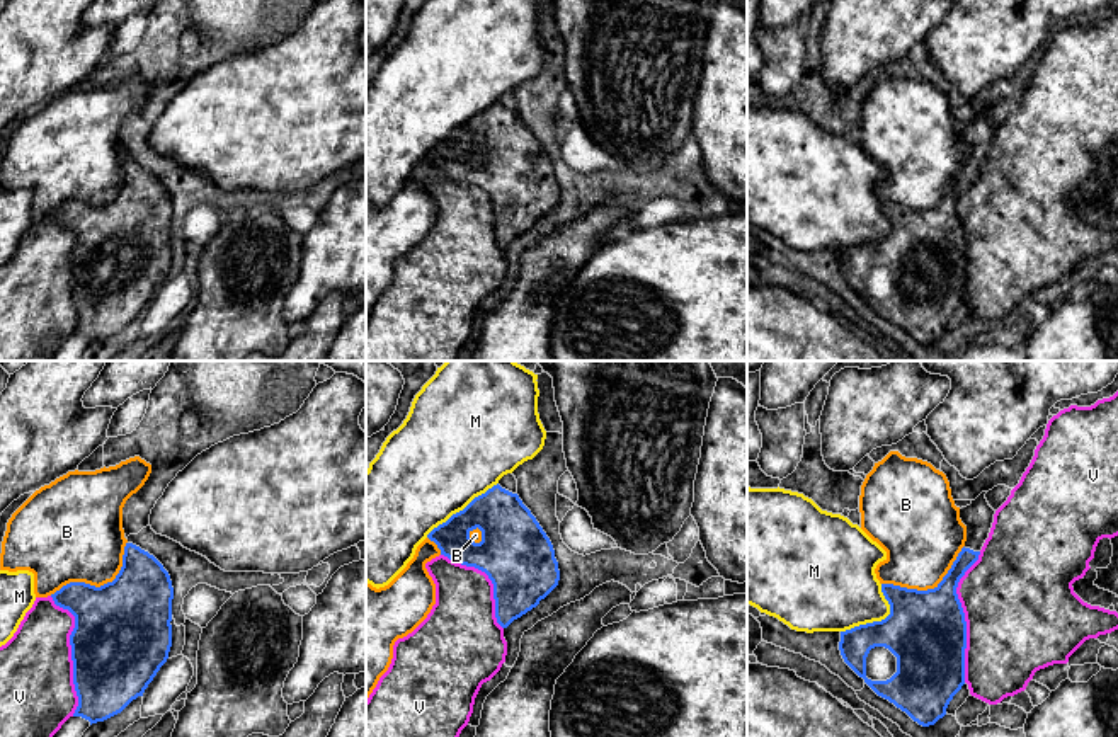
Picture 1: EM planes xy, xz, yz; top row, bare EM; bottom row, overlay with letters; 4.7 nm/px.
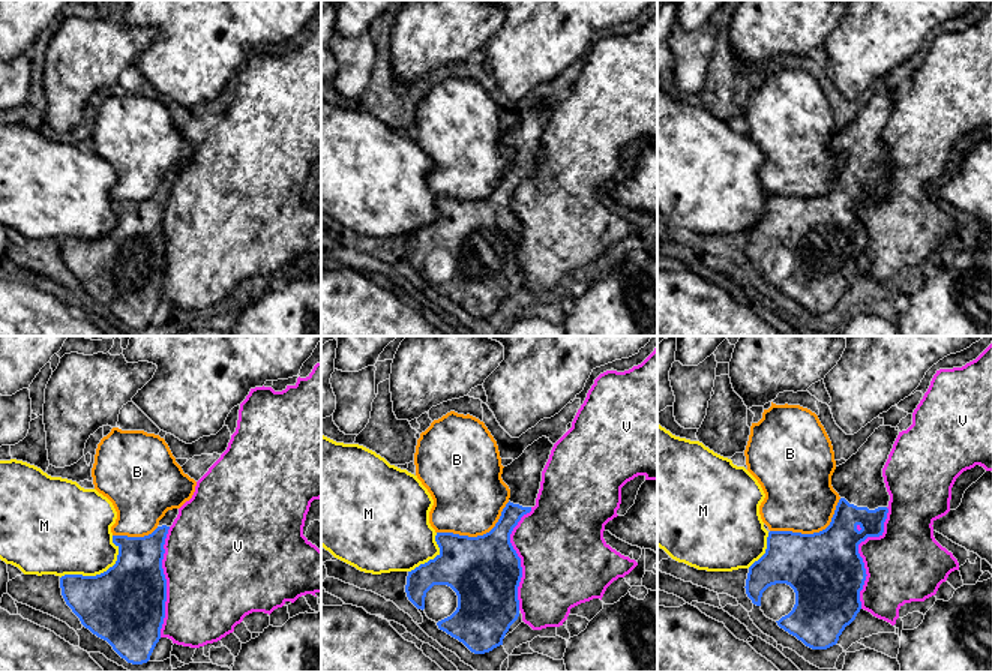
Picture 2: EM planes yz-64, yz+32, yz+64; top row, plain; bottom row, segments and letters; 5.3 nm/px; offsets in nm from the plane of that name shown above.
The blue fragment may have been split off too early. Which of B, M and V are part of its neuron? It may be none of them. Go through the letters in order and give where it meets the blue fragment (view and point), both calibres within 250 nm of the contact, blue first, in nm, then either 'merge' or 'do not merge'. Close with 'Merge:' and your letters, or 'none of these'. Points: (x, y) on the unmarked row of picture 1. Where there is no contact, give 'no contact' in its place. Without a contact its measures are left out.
B: xy (101, 205) | 460/420 nm | do not merge
M: yz (878, 240) | 380/380 nm | do not merge
V: yz (963, 235) | 380/480 nm | do not merge
Merge: none of these

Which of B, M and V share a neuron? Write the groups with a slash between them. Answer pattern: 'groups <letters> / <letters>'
groups B / M / V

